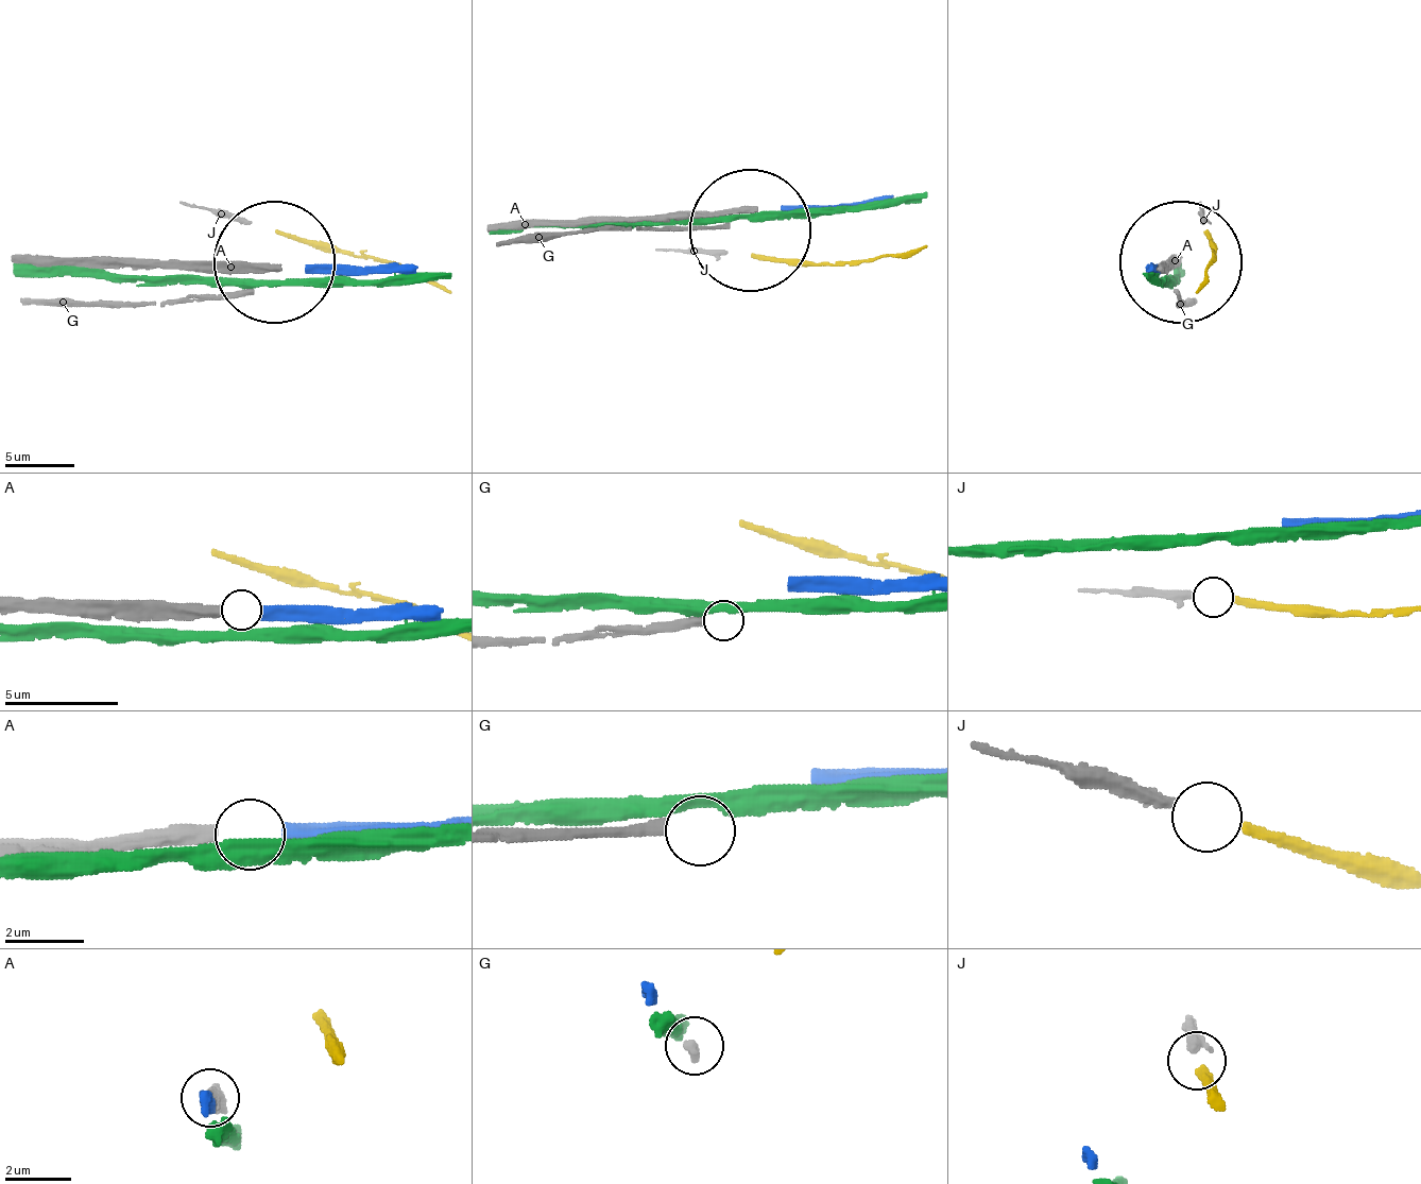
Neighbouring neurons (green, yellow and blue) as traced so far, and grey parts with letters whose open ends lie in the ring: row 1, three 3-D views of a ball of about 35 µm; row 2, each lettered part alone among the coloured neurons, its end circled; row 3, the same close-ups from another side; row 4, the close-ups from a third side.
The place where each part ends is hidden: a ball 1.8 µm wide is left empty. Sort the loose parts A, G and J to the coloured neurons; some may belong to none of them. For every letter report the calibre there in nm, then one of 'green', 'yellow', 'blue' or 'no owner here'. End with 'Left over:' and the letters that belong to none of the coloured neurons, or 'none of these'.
A: calibre 400 nm; blue
G: calibre 360 nm; no owner here
J: calibre 320 nm; yellow
Left over: G

